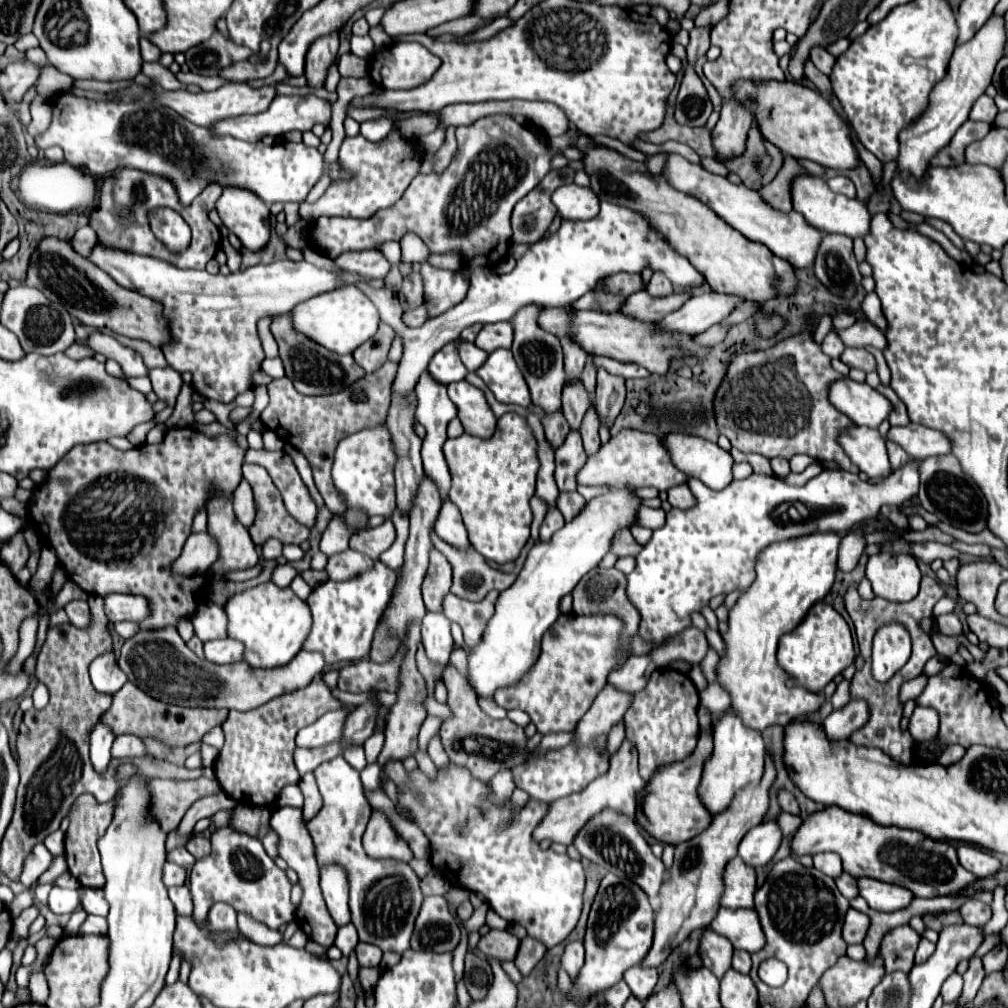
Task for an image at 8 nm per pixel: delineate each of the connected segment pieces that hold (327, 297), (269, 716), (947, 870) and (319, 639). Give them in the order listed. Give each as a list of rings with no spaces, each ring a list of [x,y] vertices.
[[[342,287],[322,293],[318,297],[310,297],[308,301],[296,305],[296,309],[292,309],[292,321],[298,333],[304,333],[308,339],[316,341],[318,345],[324,345],[332,353],[348,355],[354,353],[376,333],[380,315],[374,303],[360,289]]]
[[[318,673],[304,689],[284,693],[258,709],[240,713],[230,711],[228,721],[222,725],[226,743],[214,765],[216,779],[224,791],[246,805],[272,805],[284,785],[296,785],[300,781],[298,769],[294,765],[296,733],[314,723],[324,711],[330,709],[356,709],[356,705],[346,705],[338,701],[330,687],[324,683],[322,673]]]
[[[824,807],[808,815],[790,841],[790,855],[838,853],[844,871],[852,877],[872,877],[886,883],[896,883],[910,889],[916,897],[948,895],[970,885],[976,877],[960,867],[956,849],[944,841],[934,841],[918,831],[902,827],[884,827],[870,817],[844,811],[840,807]]]
[[[376,561],[370,571],[364,571],[352,577],[350,581],[342,581],[342,583],[326,581],[324,585],[316,587],[308,597],[314,625],[304,643],[304,649],[322,653],[328,665],[340,661],[366,659],[370,653],[374,629],[390,601],[394,583],[396,583],[396,571]]]

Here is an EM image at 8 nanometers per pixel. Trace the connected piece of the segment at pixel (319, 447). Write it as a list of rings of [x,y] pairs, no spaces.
[[[386,361],[378,371],[356,381],[352,387],[324,397],[300,395],[288,377],[276,379],[268,385],[270,403],[262,411],[260,419],[284,443],[290,443],[292,447],[304,453],[304,457],[312,467],[316,489],[320,491],[326,507],[332,513],[340,515],[344,511],[344,501],[340,501],[340,493],[336,493],[336,487],[332,485],[332,475],[330,475],[332,453],[344,437],[360,429],[370,429],[372,425],[380,425],[380,421],[386,421],[388,405],[390,405],[390,387],[396,377],[396,367],[398,367],[396,363]]]

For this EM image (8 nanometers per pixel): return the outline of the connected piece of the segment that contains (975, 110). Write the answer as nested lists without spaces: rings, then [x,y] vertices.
[[[982,95],[982,97],[974,103],[974,107],[972,107],[972,111],[970,111],[970,119],[972,119],[972,121],[988,121],[990,125],[994,125],[996,115],[998,115],[996,103],[994,103],[994,99],[990,99],[988,95]]]

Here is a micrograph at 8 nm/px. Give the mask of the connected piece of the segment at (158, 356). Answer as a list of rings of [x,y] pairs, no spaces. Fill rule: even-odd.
[[[118,333],[114,335],[114,339],[120,341],[122,345],[126,345],[126,347],[130,347],[130,349],[136,349],[136,351],[142,355],[144,365],[146,365],[148,369],[154,369],[154,367],[166,367],[166,365],[168,365],[166,359],[164,359],[164,355],[162,355],[162,349],[150,345],[148,341],[142,341],[142,339],[130,339],[130,337],[118,335]]]

